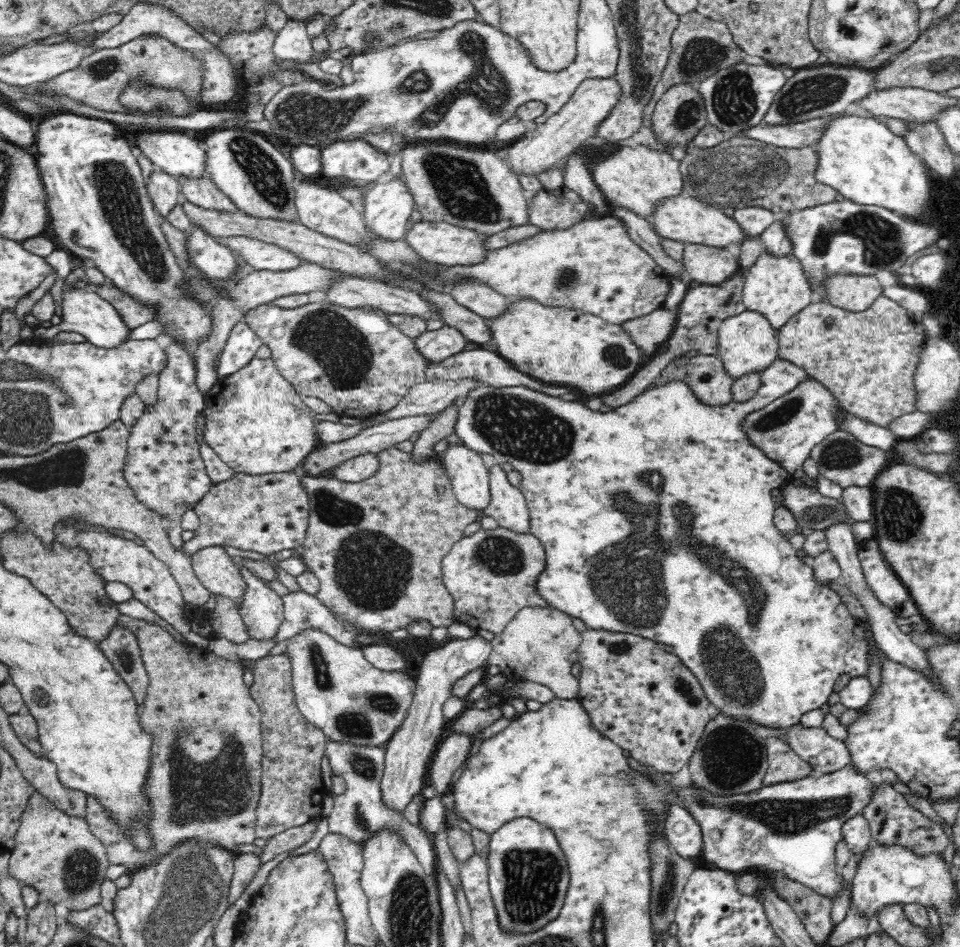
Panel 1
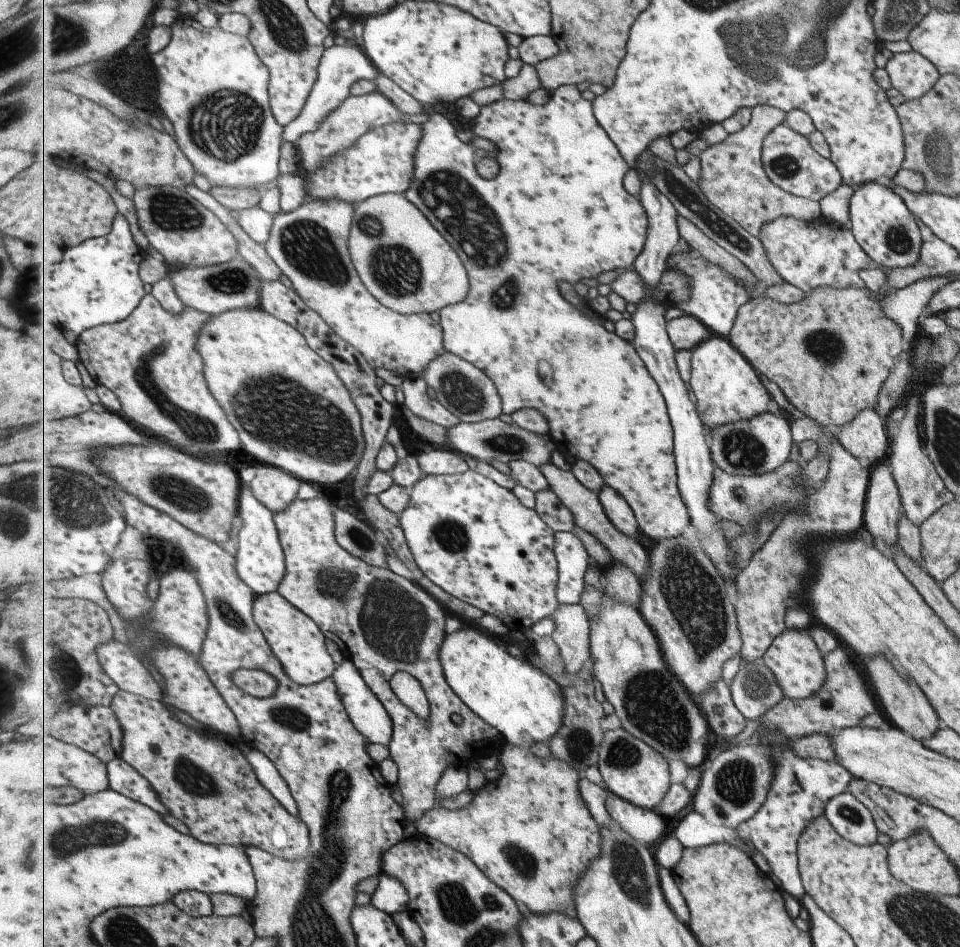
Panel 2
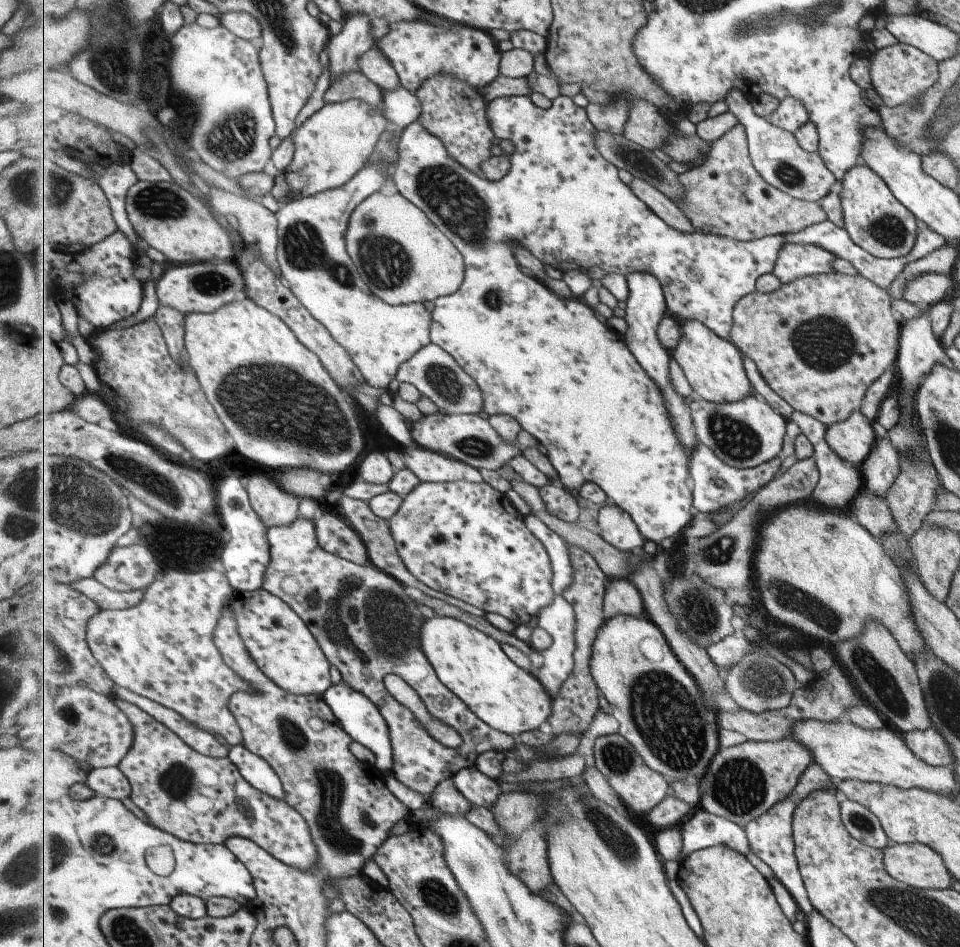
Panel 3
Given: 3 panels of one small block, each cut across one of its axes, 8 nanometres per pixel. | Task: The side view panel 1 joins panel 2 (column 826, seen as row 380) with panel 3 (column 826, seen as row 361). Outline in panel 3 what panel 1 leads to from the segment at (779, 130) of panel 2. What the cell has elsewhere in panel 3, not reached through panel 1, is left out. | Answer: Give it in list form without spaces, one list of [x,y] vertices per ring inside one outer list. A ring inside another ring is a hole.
[[[731,90],[725,102],[729,110],[739,118],[739,122],[745,125],[753,164],[769,184],[795,198],[811,202],[818,202],[827,195],[835,178],[817,153],[805,152],[793,132],[779,128],[768,118],[759,116],[753,102],[741,94],[741,90]]]

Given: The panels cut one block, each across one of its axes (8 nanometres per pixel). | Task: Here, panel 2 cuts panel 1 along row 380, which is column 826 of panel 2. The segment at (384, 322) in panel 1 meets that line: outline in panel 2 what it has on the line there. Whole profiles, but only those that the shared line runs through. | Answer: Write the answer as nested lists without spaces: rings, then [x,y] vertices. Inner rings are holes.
[[[850,286],[844,289],[832,289],[829,287],[817,287],[804,294],[800,303],[783,304],[773,300],[771,297],[757,297],[751,299],[740,308],[736,318],[736,324],[731,334],[727,337],[742,353],[745,358],[755,367],[761,375],[770,378],[787,395],[792,405],[795,405],[803,414],[810,416],[819,422],[840,428],[842,424],[848,423],[856,418],[864,409],[874,409],[878,401],[878,392],[882,380],[887,376],[889,368],[894,363],[895,354],[900,351],[901,331],[893,321],[889,321],[880,309],[877,301],[871,300],[870,291],[867,288]]]

